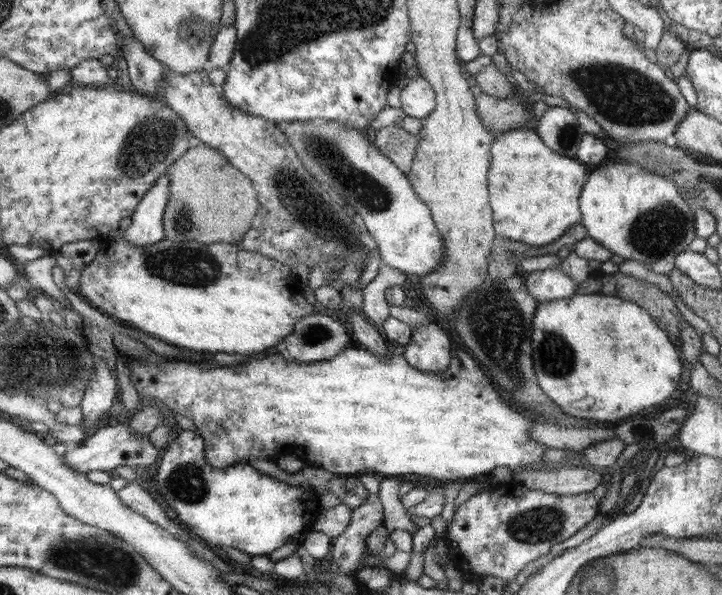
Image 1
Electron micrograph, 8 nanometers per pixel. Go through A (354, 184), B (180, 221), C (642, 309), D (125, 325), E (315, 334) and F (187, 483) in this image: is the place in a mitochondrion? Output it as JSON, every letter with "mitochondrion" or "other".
{"A":"mitochondrion","B":"mitochondrion","C":"other","D":"other","E":"mitochondrion","F":"mitochondrion"}

